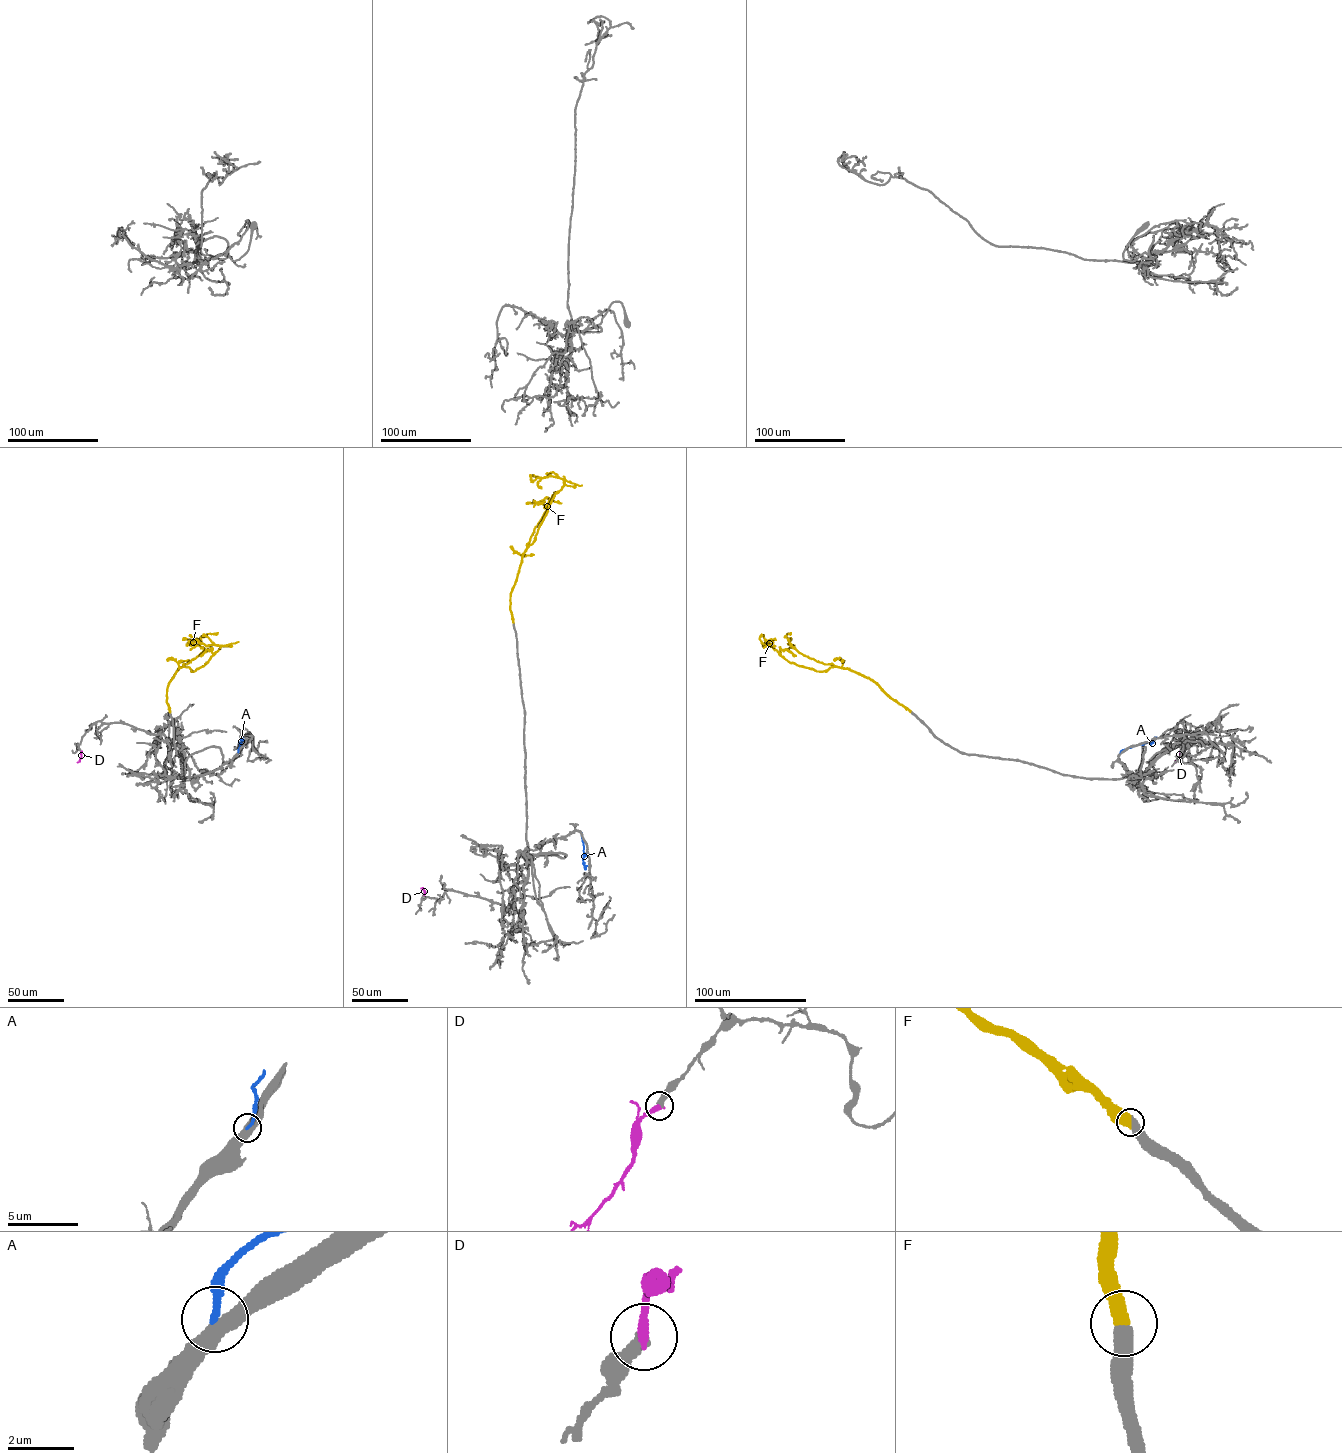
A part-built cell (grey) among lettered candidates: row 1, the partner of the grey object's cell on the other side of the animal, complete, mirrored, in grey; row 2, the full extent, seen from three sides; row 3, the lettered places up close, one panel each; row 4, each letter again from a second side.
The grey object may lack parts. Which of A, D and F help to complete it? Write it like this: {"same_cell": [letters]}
{"same_cell": ["F"]}

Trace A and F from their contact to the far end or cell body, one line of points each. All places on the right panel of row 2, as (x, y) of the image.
A: (1120, 753), (1152, 742), (1157, 737)
F: (911, 712), (869, 678), (837, 666), (816, 671), (787, 661), (771, 646), (764, 645), (768, 642), (762, 644)

